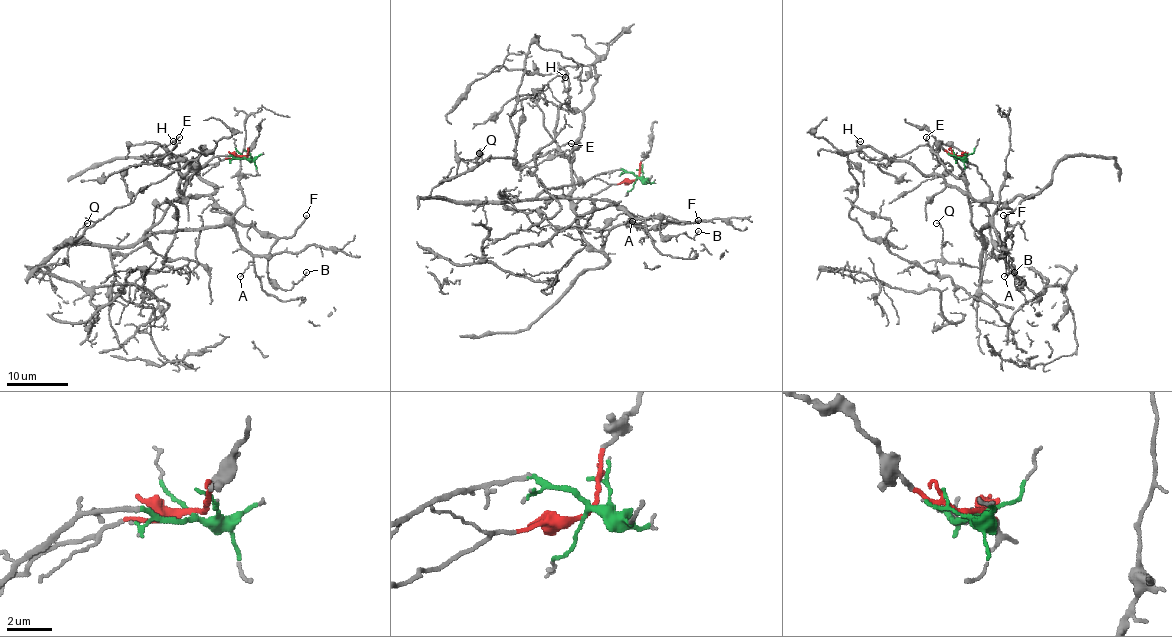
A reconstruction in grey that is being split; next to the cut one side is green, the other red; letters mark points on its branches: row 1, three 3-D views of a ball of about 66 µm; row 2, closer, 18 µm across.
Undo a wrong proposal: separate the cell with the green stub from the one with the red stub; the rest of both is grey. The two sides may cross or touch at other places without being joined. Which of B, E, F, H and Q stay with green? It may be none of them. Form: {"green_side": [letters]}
{"green_side": ["E", "H", "Q"]}

